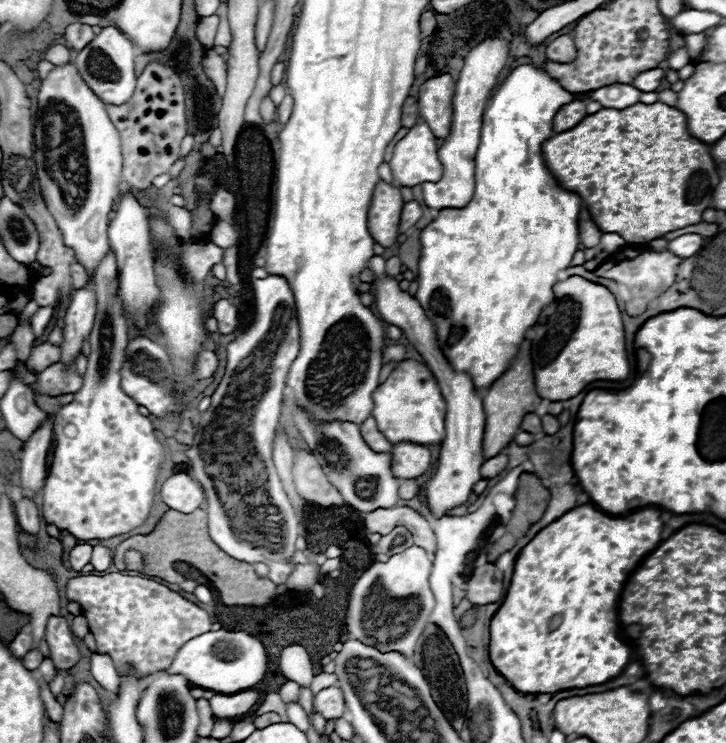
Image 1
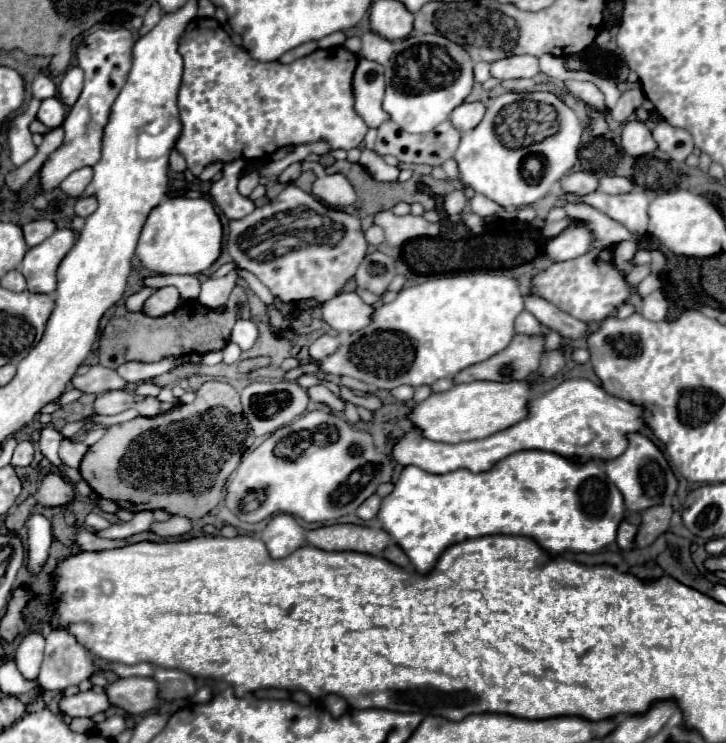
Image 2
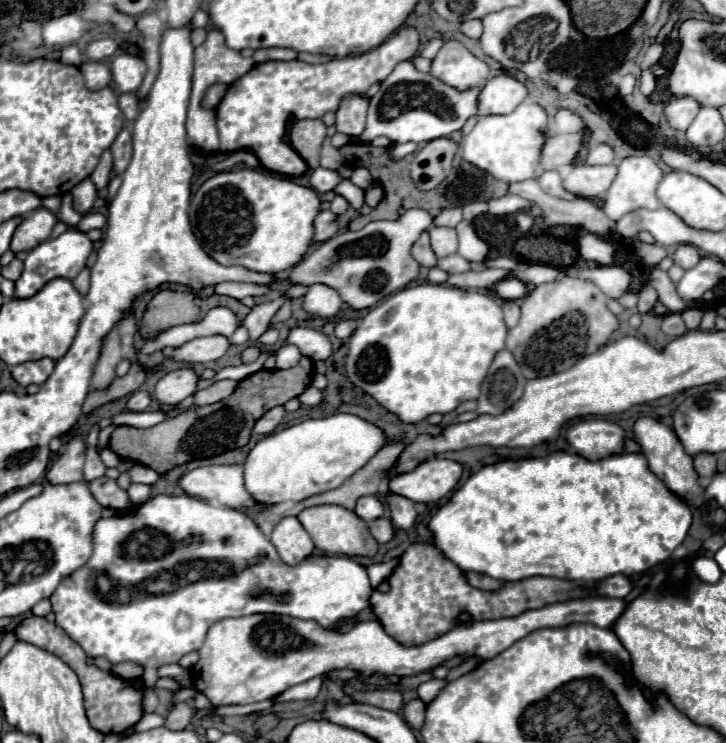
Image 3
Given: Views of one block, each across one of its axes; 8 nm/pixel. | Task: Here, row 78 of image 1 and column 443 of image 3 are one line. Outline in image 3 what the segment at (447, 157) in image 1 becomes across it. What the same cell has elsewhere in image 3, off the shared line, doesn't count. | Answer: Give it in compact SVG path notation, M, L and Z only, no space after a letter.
M430 458L416 470L390 478L390 492L402 494L412 502L438 502L448 496L462 476L462 464L446 458Z

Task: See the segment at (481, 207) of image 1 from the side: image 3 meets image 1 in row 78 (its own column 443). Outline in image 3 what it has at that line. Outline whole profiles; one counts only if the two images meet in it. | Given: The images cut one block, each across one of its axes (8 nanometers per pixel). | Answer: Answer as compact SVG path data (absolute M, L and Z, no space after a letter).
M572 452L544 458L502 460L472 474L430 518L434 546L464 572L480 572L504 582L530 576L554 576L570 582L594 582L612 574L640 574L666 562L688 534L692 512L648 468L644 454L614 454L596 462Z

